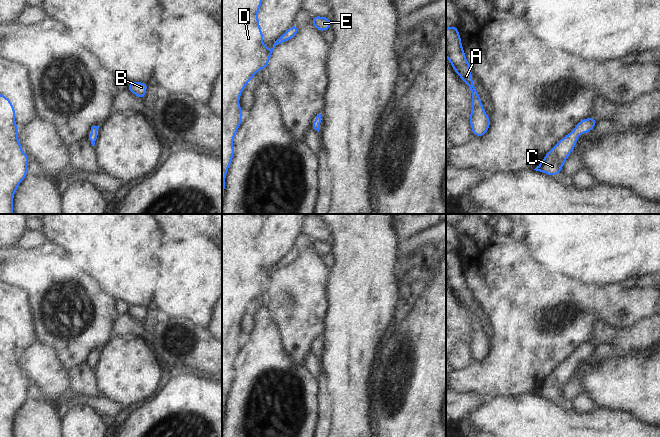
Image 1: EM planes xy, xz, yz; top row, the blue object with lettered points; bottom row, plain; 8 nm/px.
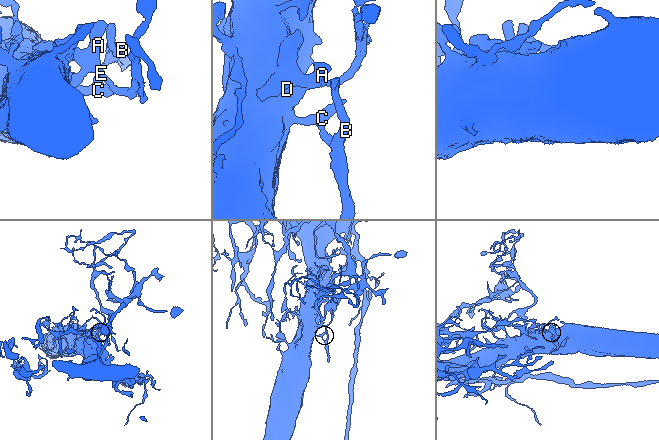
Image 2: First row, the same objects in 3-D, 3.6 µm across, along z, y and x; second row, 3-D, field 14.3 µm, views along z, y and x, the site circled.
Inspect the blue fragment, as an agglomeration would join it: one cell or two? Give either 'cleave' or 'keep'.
keep

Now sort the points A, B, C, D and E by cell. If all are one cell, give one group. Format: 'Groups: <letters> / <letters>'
Groups: A B C D E

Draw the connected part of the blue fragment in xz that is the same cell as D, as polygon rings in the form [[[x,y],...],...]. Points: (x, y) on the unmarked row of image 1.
[[[222,214],[222,424],[226,398],[234,379],[234,360],[243,342],[240,319],[248,305],[260,293],[267,292],[275,270],[295,261],[298,256],[294,248],[275,265],[273,272],[264,269],[257,238],[265,217],[264,214]]]

